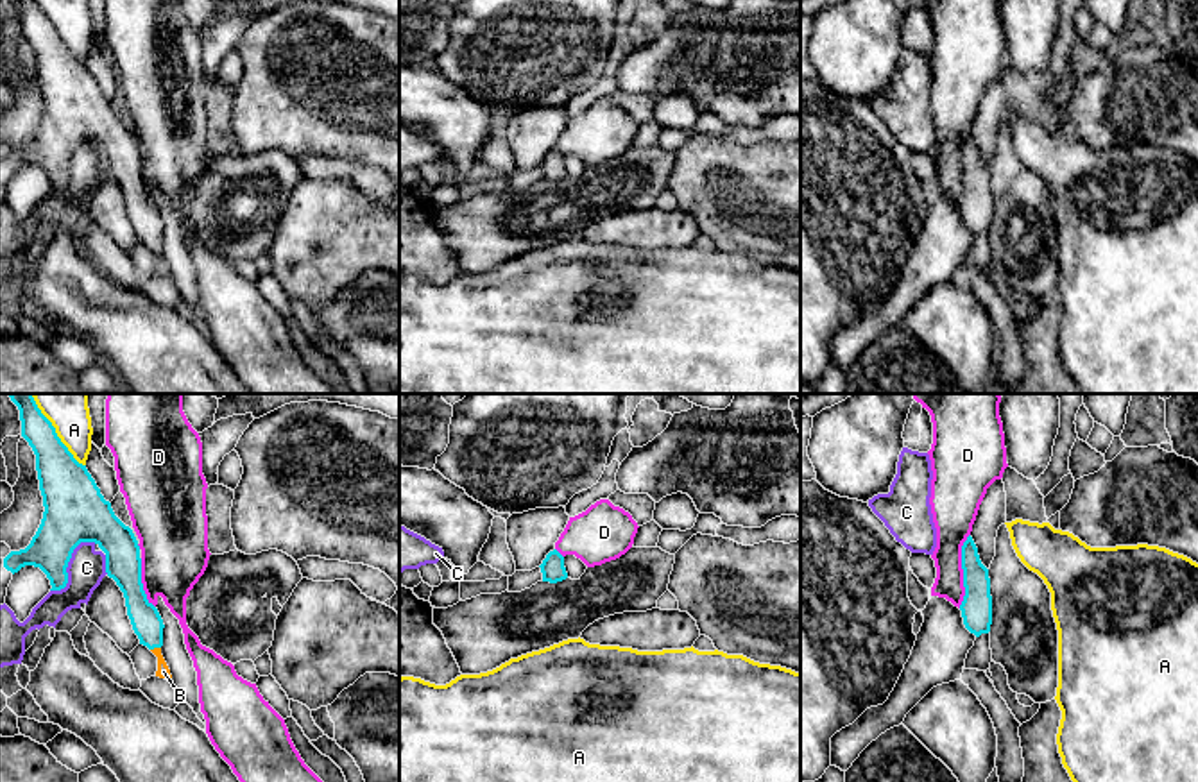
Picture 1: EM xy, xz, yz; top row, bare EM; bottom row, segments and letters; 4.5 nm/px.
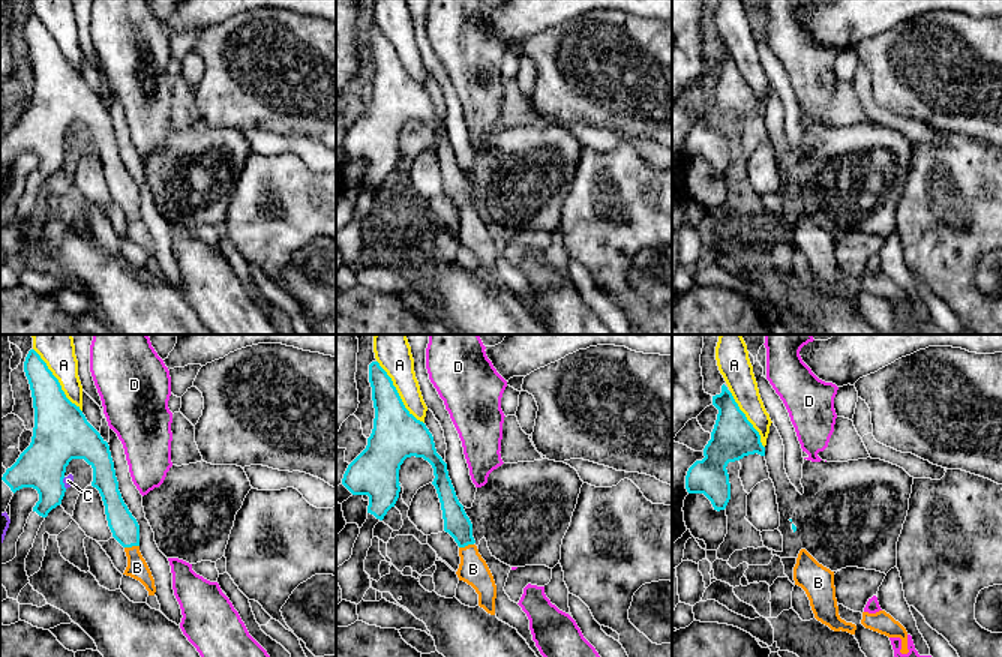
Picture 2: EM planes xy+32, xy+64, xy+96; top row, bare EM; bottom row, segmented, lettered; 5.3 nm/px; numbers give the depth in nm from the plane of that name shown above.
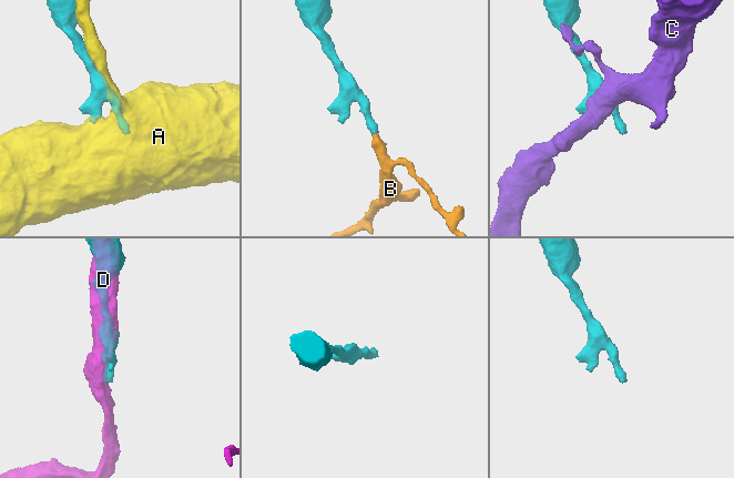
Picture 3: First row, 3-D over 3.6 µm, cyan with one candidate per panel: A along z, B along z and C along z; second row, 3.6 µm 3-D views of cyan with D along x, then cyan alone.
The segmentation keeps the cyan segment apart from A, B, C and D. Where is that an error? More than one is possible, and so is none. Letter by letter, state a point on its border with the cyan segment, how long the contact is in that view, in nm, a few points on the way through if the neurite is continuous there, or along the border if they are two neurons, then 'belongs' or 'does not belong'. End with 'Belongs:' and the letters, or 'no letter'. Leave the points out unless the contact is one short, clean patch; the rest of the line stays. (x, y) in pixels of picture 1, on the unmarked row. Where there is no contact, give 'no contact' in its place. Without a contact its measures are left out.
A: meets cyan in xy at (56, 34); contact 380 nm long; does not belong
B: meets cyan in xy at (154, 246); contact 50 nm long; runs through xy (145, 219), (154, 246), (163, 271); belongs
C: meets cyan in xy at (67, 163); contact 300 nm long; does not belong
D: meets cyan in yz at (964, 170); contact 340 nm long; does not belong
Belongs: B

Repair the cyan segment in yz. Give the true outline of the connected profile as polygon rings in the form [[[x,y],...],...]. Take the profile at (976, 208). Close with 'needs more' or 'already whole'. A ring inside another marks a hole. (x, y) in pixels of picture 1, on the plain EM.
[[[969,134],[962,145],[962,168],[965,195],[960,204],[965,227],[980,236],[990,231],[992,195],[988,168],[981,163],[978,147]]] | already whole

